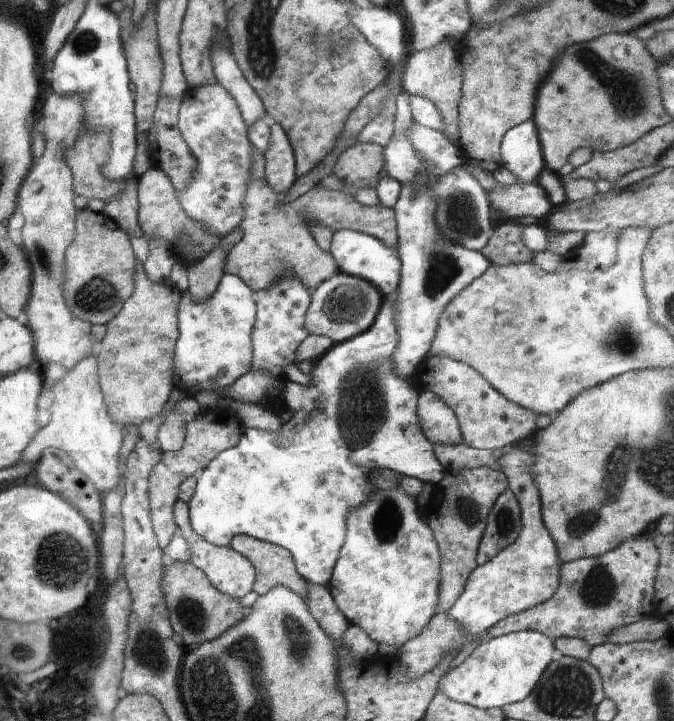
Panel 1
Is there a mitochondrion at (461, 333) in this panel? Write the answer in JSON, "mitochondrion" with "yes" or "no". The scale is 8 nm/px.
{"mitochondrion":"no"}

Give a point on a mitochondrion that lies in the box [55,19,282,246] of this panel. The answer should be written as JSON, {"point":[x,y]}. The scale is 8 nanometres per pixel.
{"point":[87,40]}

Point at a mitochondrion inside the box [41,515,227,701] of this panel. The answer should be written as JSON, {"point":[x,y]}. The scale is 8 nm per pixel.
{"point":[149,653]}

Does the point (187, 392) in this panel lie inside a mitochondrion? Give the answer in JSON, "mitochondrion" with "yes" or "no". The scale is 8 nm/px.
{"mitochondrion":"no"}

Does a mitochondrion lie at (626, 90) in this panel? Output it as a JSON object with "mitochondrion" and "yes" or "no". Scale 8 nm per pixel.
{"mitochondrion":"yes"}

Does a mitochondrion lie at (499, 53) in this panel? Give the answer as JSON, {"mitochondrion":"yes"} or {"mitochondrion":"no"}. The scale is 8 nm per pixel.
{"mitochondrion":"no"}

